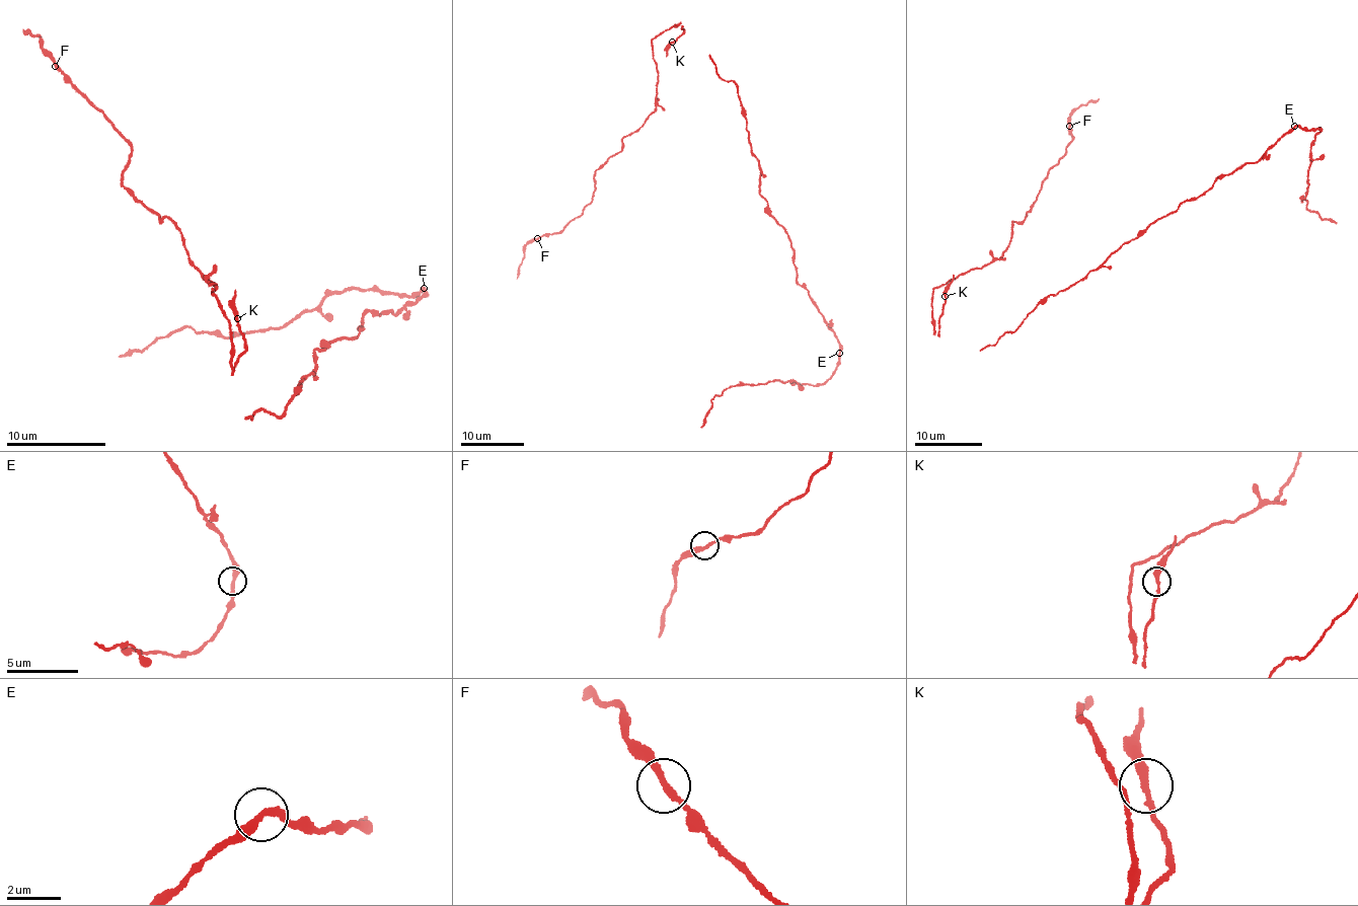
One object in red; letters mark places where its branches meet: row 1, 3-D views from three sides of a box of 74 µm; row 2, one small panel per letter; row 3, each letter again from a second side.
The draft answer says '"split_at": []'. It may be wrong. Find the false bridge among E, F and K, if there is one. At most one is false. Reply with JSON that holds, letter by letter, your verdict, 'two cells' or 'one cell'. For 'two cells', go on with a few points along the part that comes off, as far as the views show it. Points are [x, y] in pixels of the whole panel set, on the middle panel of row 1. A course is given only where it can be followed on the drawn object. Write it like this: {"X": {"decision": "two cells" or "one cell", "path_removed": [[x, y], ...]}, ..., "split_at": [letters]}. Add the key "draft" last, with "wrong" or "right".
{"E": {"decision": "two cells", "path_removed": [[838, 353], [834, 374], [822, 383], [789, 380], [730, 386], [710, 400], [712, 407], [701, 427]]}, "F": {"decision": "one cell"}, "K": {"decision": "one cell"}, "split_at": ["E"], "draft": "wrong"}

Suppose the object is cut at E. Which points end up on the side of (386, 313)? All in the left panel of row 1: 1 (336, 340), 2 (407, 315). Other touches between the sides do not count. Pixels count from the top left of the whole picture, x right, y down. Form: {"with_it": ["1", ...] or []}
{"with_it": ["1", "2"]}

